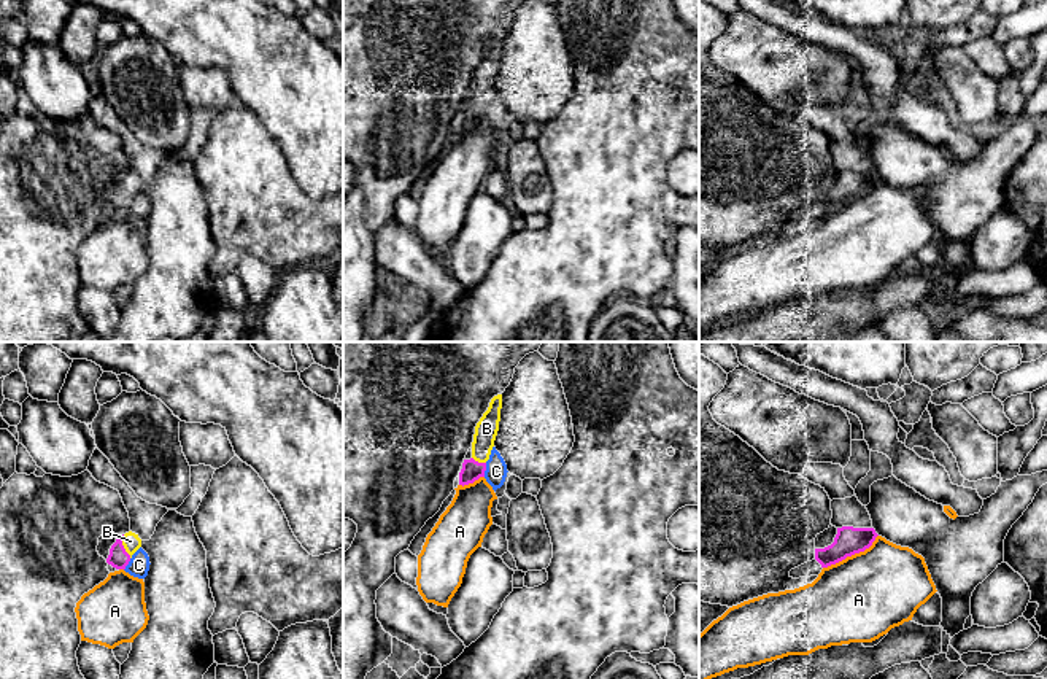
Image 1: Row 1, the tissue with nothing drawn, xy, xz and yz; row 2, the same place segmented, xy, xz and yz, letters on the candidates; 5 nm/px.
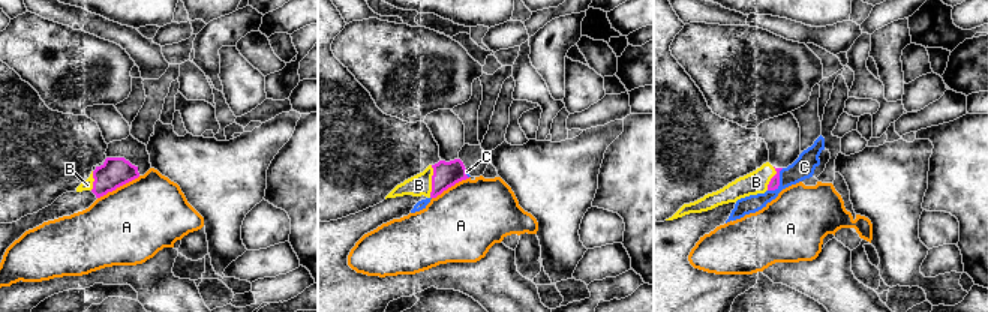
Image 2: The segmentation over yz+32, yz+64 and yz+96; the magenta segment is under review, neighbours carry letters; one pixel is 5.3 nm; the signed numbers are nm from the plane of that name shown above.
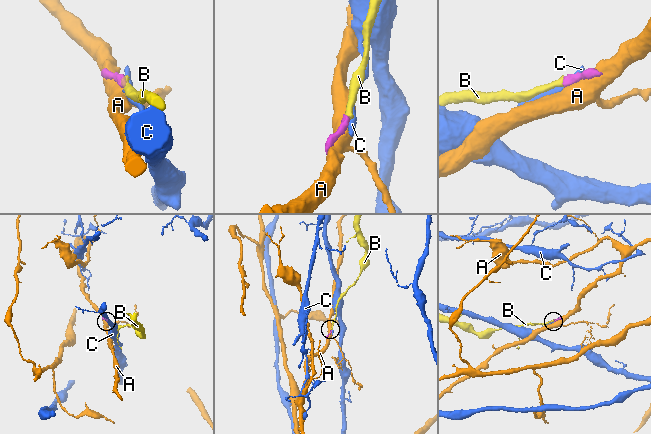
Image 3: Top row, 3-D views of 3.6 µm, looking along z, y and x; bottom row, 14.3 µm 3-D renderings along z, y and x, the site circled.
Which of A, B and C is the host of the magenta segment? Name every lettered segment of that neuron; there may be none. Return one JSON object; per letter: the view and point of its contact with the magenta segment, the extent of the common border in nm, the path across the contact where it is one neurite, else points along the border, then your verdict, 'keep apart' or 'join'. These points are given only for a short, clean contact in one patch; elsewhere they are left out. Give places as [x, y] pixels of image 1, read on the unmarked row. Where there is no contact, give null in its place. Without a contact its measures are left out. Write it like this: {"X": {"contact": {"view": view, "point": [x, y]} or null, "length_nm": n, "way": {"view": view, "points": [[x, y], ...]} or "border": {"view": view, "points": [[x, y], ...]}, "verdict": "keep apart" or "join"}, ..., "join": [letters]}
{"A": {"contact": {"view": "yz", "point": [852, 197]}, "length_nm": 320, "verdict": "keep apart"}, "B": {"contact": {"view": "xy", "point": [123, 190]}, "length_nm": 130, "verdict": "join"}, "C": {"contact": {"view": "xz", "point": [485, 113]}, "length_nm": 70, "border": {"view": "xz", "points": [[486, 107], [483, 120]]}, "verdict": "keep apart"}, "join": ["B"]}

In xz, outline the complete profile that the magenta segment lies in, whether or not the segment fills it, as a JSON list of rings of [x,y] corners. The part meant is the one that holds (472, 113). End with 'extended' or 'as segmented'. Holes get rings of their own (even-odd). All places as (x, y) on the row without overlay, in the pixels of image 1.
[[[502,38],[491,43],[488,54],[483,57],[475,70],[473,86],[472,86],[472,102],[464,103],[462,113],[459,116],[459,129],[469,129],[485,121],[486,105],[489,103],[494,84],[499,75],[502,52]]]; extended

